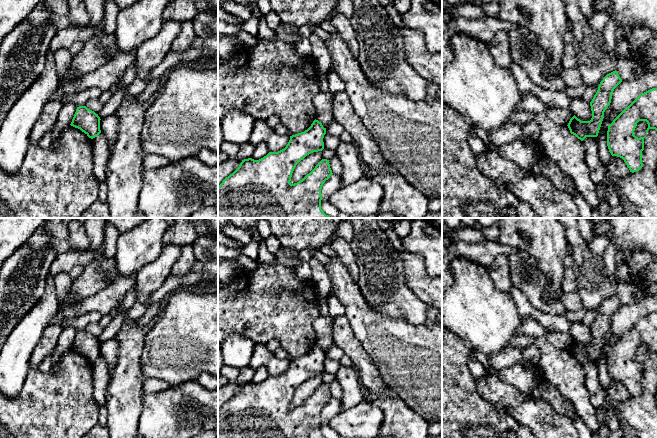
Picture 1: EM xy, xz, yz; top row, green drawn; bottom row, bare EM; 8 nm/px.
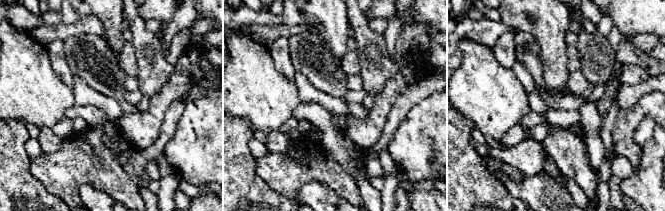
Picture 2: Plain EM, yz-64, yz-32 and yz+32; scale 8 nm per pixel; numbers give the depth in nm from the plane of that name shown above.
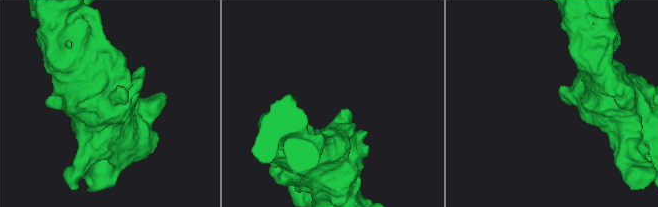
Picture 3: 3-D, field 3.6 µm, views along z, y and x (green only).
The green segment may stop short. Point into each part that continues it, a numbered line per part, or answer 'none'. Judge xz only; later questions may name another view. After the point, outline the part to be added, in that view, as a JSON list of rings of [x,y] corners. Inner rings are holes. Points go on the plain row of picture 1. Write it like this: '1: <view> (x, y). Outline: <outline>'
none

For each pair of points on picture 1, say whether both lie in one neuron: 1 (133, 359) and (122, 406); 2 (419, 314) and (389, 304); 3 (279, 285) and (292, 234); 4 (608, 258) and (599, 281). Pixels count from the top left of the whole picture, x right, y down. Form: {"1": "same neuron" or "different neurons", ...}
{"1": "same neuron", "2": "same neuron", "3": "different neurons", "4": "different neurons"}

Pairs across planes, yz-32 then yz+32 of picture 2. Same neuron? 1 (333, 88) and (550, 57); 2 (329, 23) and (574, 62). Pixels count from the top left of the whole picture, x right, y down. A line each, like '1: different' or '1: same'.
1: different
2: different

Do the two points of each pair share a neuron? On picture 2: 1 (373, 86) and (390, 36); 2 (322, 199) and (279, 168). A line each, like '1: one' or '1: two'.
1: two
2: two

